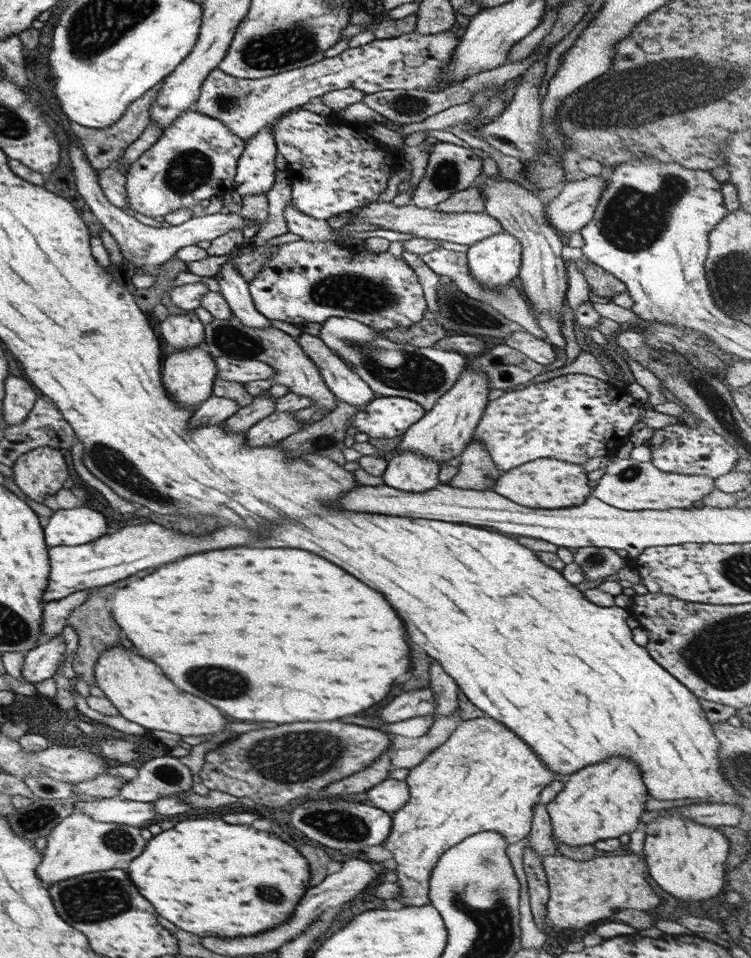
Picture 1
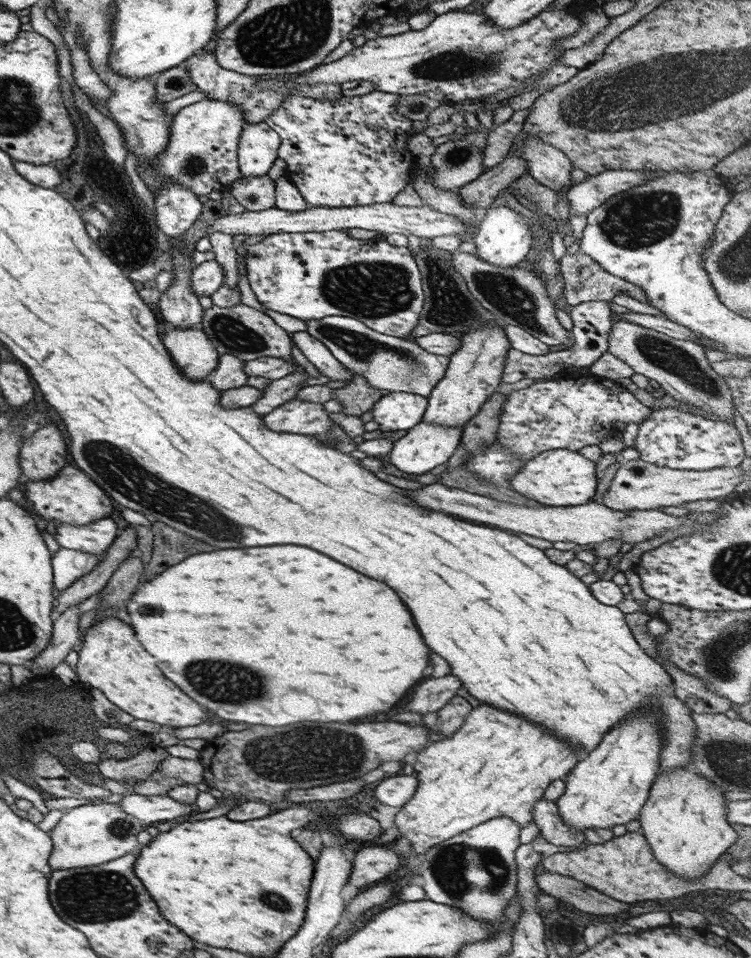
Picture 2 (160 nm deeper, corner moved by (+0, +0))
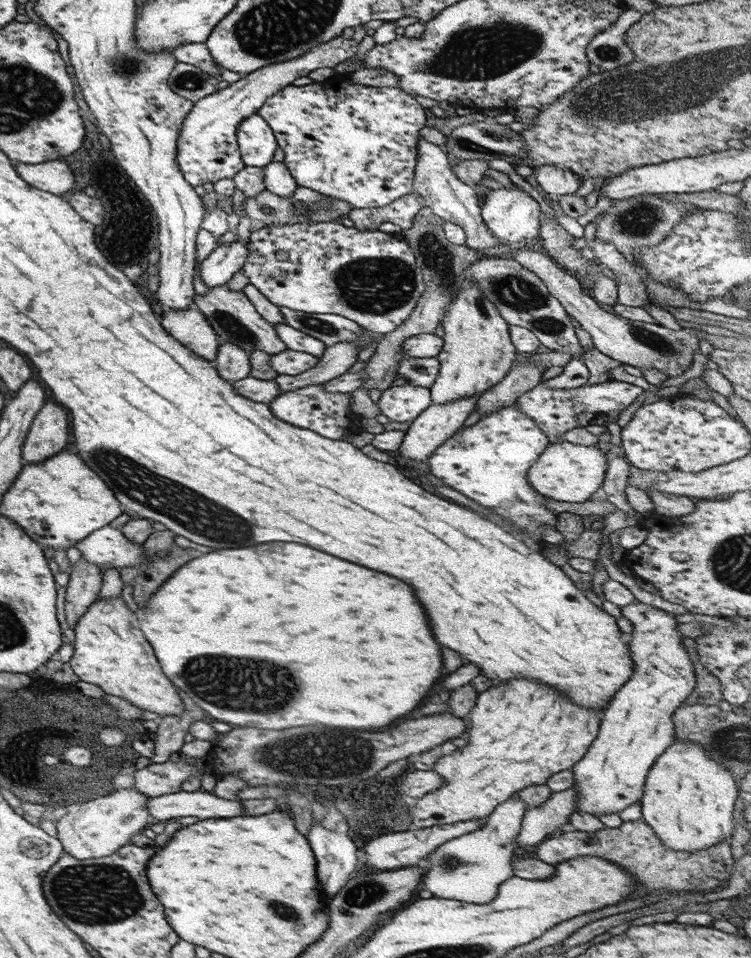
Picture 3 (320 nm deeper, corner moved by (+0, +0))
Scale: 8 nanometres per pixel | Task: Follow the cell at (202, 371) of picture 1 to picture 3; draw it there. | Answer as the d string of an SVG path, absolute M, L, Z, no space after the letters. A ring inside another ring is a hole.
M194 306L183 310L165 308L159 316L160 324L177 342L198 357L213 362L218 342L207 319Z

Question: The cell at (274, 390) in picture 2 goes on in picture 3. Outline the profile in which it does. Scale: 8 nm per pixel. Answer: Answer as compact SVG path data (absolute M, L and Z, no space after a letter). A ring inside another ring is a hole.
M353 341L336 342L324 348L321 358L318 358L313 368L293 376L277 375L274 381L280 394L310 384L322 385L347 371L356 362L357 353L356 344Z

